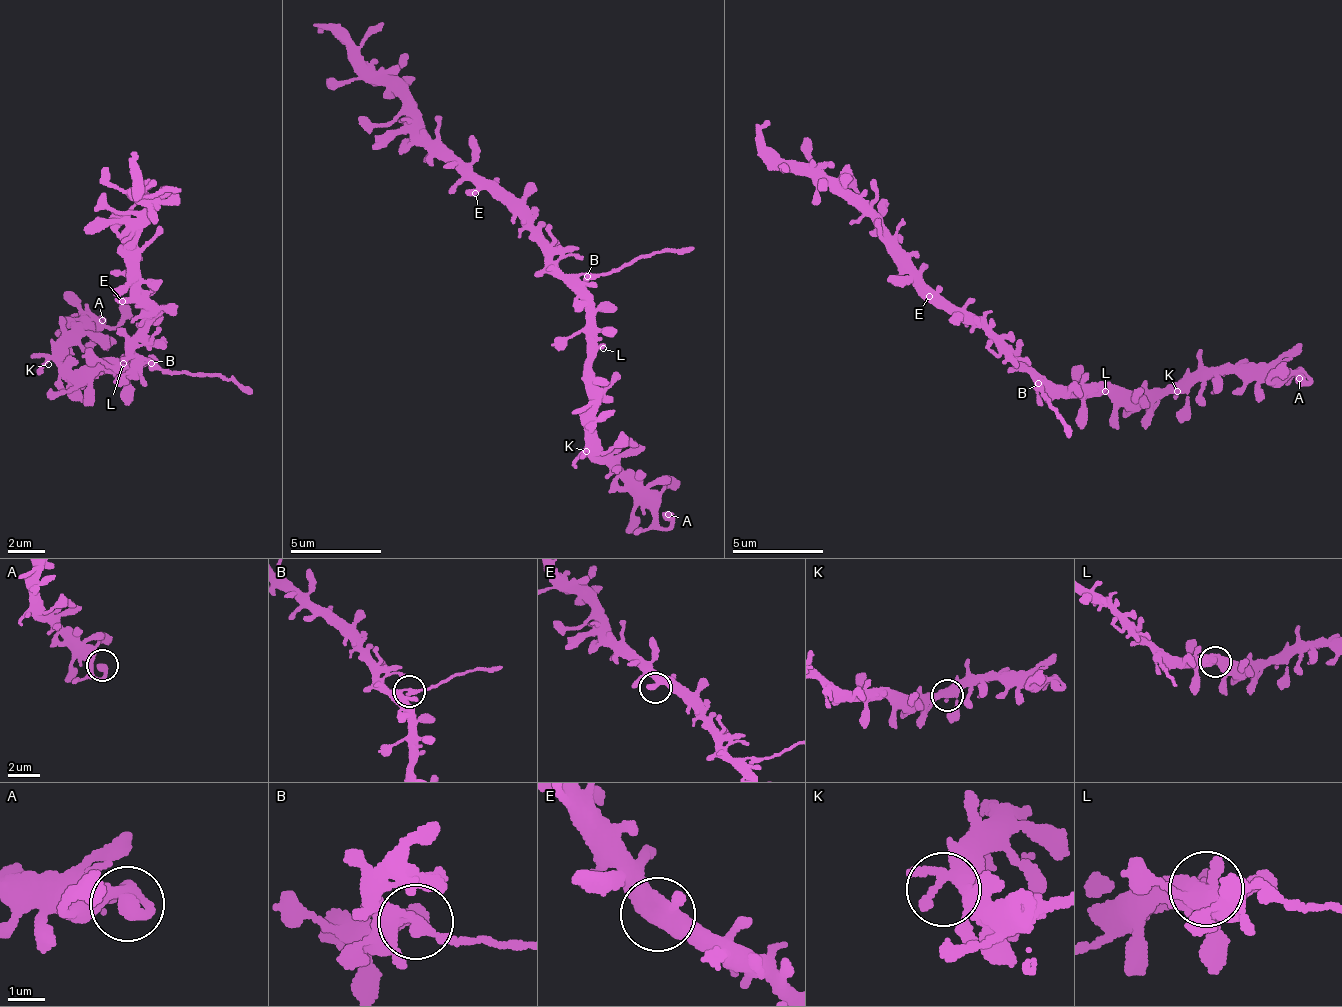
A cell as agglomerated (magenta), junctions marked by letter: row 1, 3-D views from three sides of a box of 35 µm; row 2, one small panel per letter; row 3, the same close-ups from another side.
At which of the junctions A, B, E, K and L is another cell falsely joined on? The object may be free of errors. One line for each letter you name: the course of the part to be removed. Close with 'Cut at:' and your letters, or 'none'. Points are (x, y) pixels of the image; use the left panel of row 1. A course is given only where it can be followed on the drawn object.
B: course (153, 362), (175, 374), (237, 379), (251, 392)
Cut at: B

